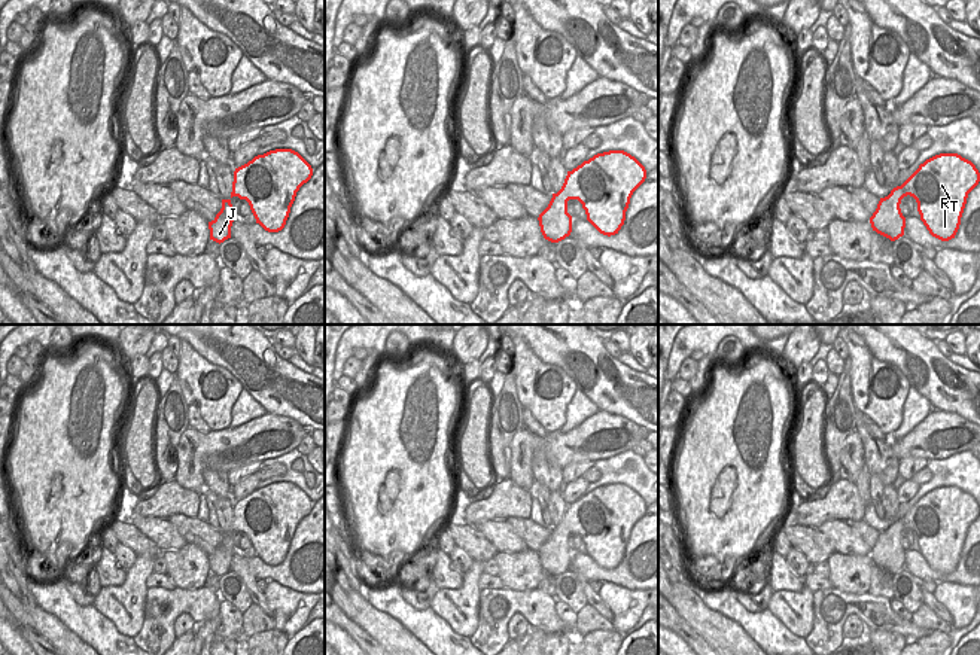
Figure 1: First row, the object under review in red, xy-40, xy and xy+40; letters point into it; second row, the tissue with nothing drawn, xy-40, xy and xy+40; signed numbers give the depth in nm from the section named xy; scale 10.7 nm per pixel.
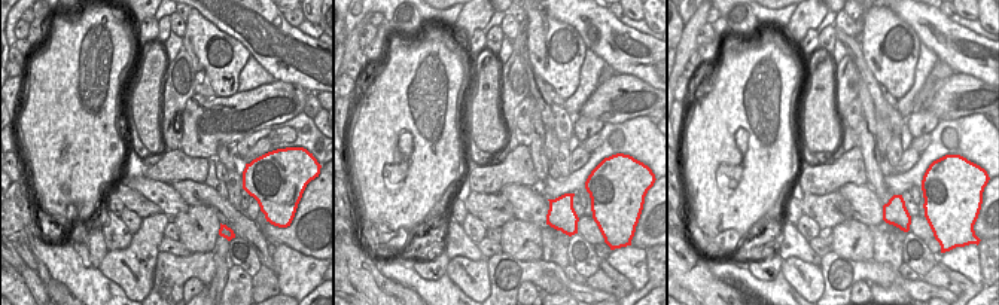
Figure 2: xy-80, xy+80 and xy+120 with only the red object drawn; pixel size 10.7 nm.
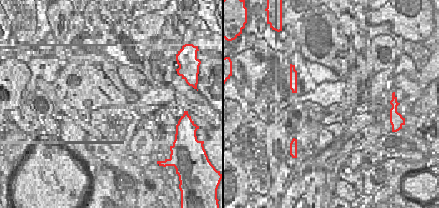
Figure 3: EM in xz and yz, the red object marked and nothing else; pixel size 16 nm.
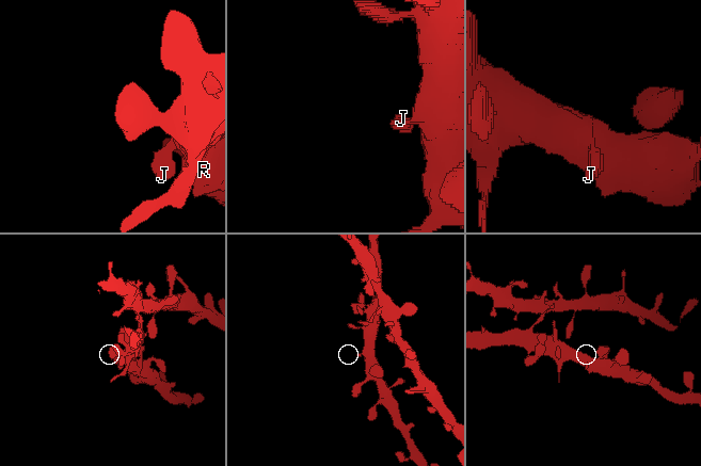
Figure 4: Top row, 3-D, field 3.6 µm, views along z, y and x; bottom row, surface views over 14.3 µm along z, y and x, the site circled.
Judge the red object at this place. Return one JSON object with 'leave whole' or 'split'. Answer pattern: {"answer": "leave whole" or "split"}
{"answer": "leave whole"}

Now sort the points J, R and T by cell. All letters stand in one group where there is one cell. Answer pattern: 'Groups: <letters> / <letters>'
Groups: J R T.

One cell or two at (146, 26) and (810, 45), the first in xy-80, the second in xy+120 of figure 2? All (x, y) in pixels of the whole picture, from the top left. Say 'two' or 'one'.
one

